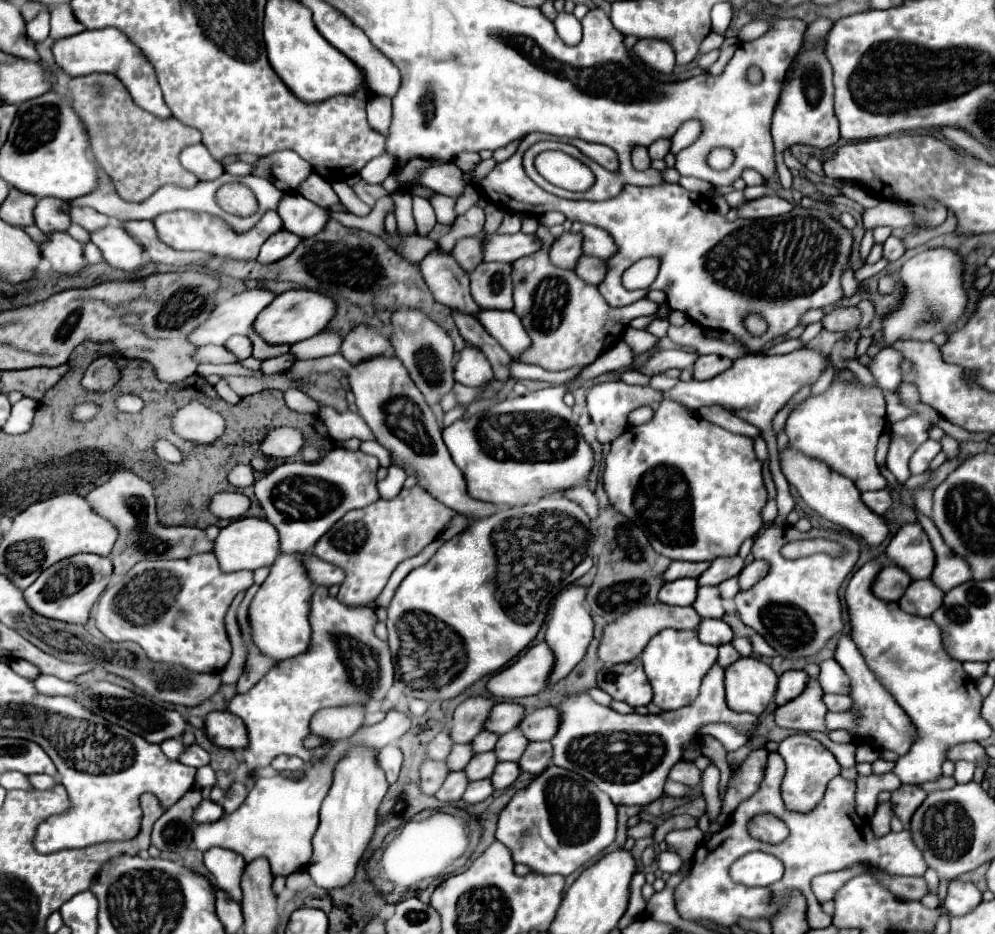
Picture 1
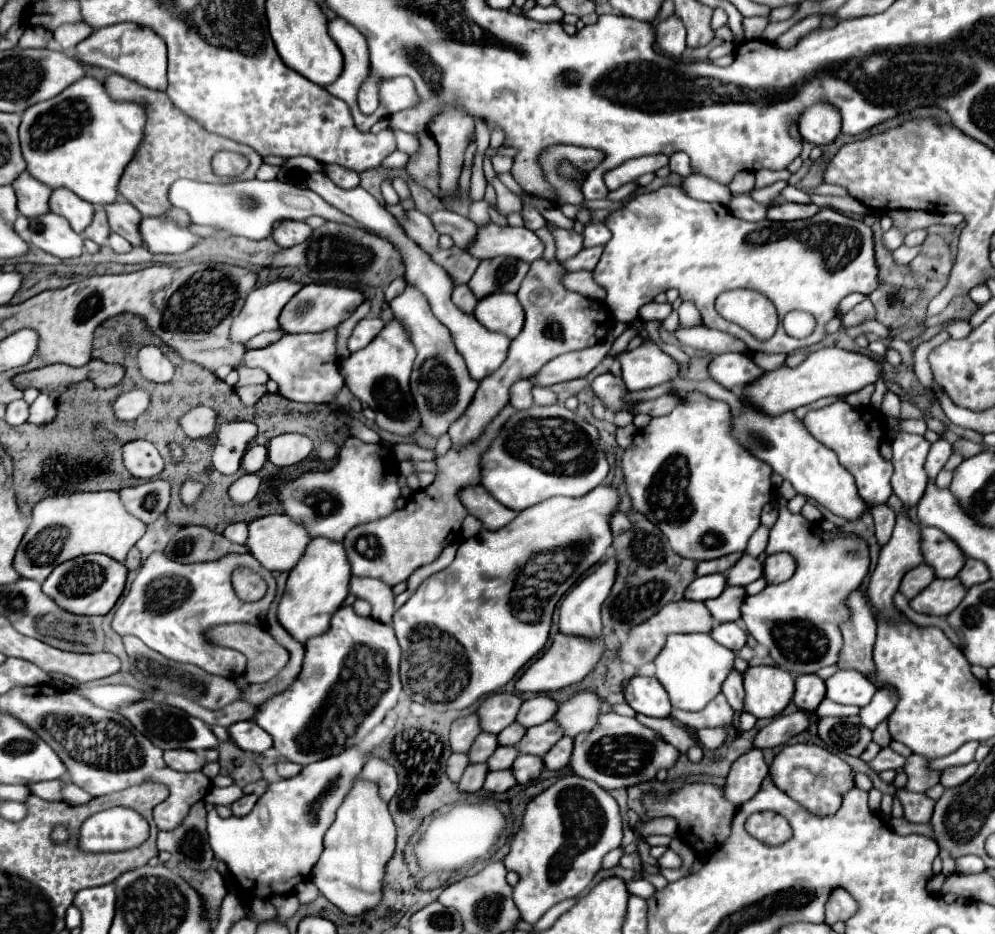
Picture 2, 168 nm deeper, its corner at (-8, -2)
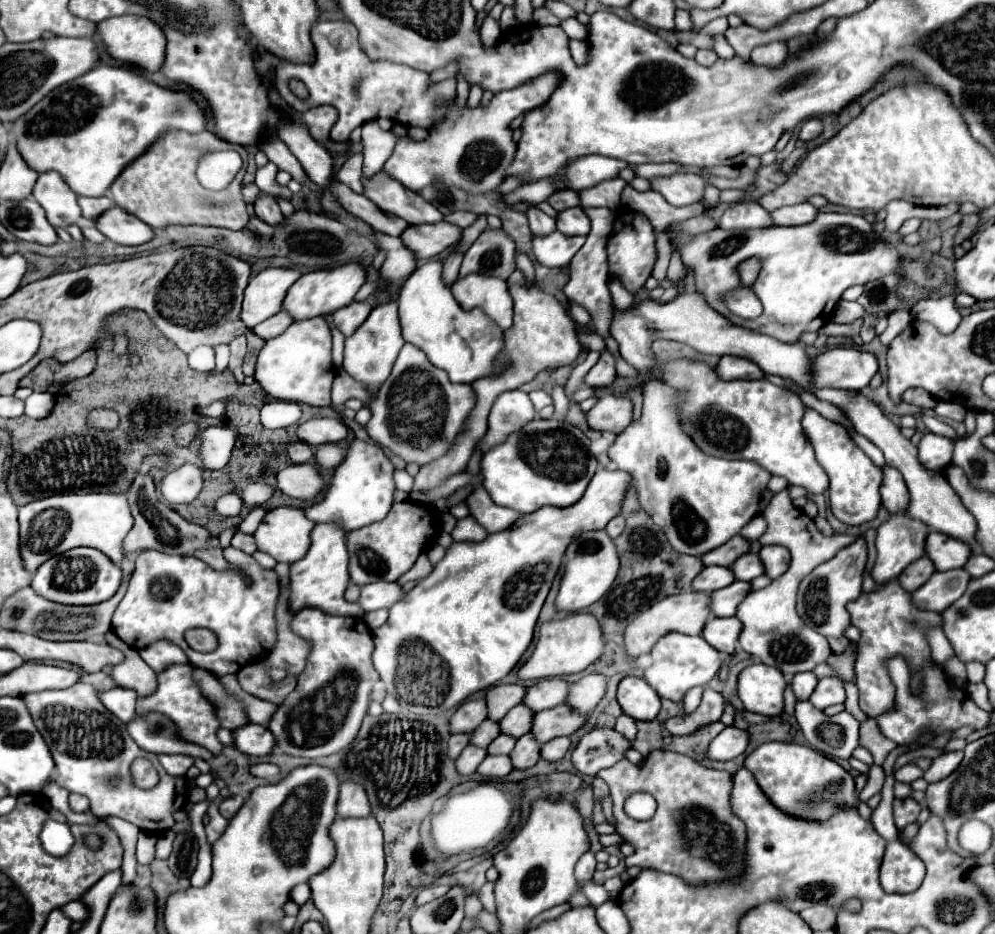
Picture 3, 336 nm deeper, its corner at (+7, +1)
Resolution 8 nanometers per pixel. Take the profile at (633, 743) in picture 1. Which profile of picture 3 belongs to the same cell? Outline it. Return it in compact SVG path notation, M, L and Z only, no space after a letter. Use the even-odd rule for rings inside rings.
M595 727L581 737L571 751L573 767L585 775L597 775L601 769L613 767L631 749L631 741L615 729Z

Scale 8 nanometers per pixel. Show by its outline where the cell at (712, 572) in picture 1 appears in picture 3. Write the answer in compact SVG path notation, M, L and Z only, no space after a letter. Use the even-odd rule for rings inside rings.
M745 553L741 555L741 559L737 559L731 567L735 579L739 581L751 581L759 575L763 575L763 565L759 561L759 557L755 553Z

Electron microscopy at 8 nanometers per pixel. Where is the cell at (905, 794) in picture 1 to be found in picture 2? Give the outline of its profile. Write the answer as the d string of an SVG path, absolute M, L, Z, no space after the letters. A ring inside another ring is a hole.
M898 790L896 796L900 798L904 806L904 818L910 822L930 822L932 812L934 812L934 800L928 798L926 794L916 794L908 790Z

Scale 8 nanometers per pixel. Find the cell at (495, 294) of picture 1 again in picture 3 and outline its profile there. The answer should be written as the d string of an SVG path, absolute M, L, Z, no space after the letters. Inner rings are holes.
M489 229L469 247L463 257L461 275L481 273L507 279L515 271L515 241L501 229Z

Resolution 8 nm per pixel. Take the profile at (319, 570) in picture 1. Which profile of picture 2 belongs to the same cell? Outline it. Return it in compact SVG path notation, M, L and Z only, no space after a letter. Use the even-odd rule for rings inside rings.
M352 576L352 594L356 594L362 600L368 600L372 606L372 618L390 624L394 614L394 592L392 586L388 586L382 580L374 578L356 578Z

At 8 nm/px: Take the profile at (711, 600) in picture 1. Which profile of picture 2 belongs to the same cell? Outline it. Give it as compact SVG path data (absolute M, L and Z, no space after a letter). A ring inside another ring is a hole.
M728 586L728 590L724 590L724 594L708 600L706 606L708 606L710 614L714 616L714 620L734 622L734 620L738 620L738 608L742 606L744 598L746 598L746 590L742 586Z

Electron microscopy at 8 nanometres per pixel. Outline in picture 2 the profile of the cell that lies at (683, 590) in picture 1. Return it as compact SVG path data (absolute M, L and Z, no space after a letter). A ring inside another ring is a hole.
M708 574L708 576L700 576L696 582L692 582L692 586L686 590L684 598L692 598L692 600L710 600L710 598L718 598L724 588L728 586L726 582L726 574Z

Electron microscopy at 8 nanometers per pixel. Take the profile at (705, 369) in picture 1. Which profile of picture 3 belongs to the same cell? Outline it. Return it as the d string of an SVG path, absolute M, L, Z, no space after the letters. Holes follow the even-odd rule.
M721 357L717 367L715 367L715 371L725 381L761 379L765 375L755 363L751 363L749 359L741 359L741 357Z

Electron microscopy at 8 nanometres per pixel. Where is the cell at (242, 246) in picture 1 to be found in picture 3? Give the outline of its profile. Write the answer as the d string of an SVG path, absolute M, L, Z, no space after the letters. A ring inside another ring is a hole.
M113 207L95 221L97 229L119 245L143 245L155 235L155 229L141 223L135 215L129 215L121 207Z

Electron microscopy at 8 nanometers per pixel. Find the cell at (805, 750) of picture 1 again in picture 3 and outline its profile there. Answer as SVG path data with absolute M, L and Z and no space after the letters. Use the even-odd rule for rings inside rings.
M763 743L747 759L745 767L755 775L755 781L765 795L783 811L805 819L829 819L839 807L857 805L853 777L835 761L797 743Z

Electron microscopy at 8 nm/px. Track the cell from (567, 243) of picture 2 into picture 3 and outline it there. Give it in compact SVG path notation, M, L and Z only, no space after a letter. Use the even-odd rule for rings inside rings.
M531 207L527 211L527 219L529 219L529 227L531 227L533 235L551 235L553 231L557 231L555 219L551 219L549 215L545 215L537 207Z

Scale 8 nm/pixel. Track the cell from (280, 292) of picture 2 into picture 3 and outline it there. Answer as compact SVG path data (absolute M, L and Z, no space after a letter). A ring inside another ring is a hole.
M269 267L257 273L245 289L241 321L253 329L261 321L279 313L287 289L299 277L301 273L297 269L277 269L277 267Z

